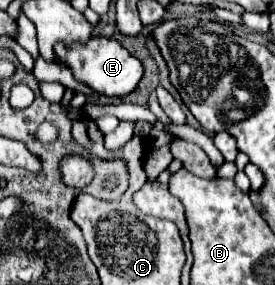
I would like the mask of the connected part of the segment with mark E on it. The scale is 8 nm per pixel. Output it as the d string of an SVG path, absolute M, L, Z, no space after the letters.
M90 38L86 44L72 44L70 48L64 48L64 44L54 46L56 56L72 70L74 78L82 84L88 84L98 94L104 94L108 98L124 98L132 94L142 76L144 68L138 58L134 58L122 44L118 44L114 38Z

